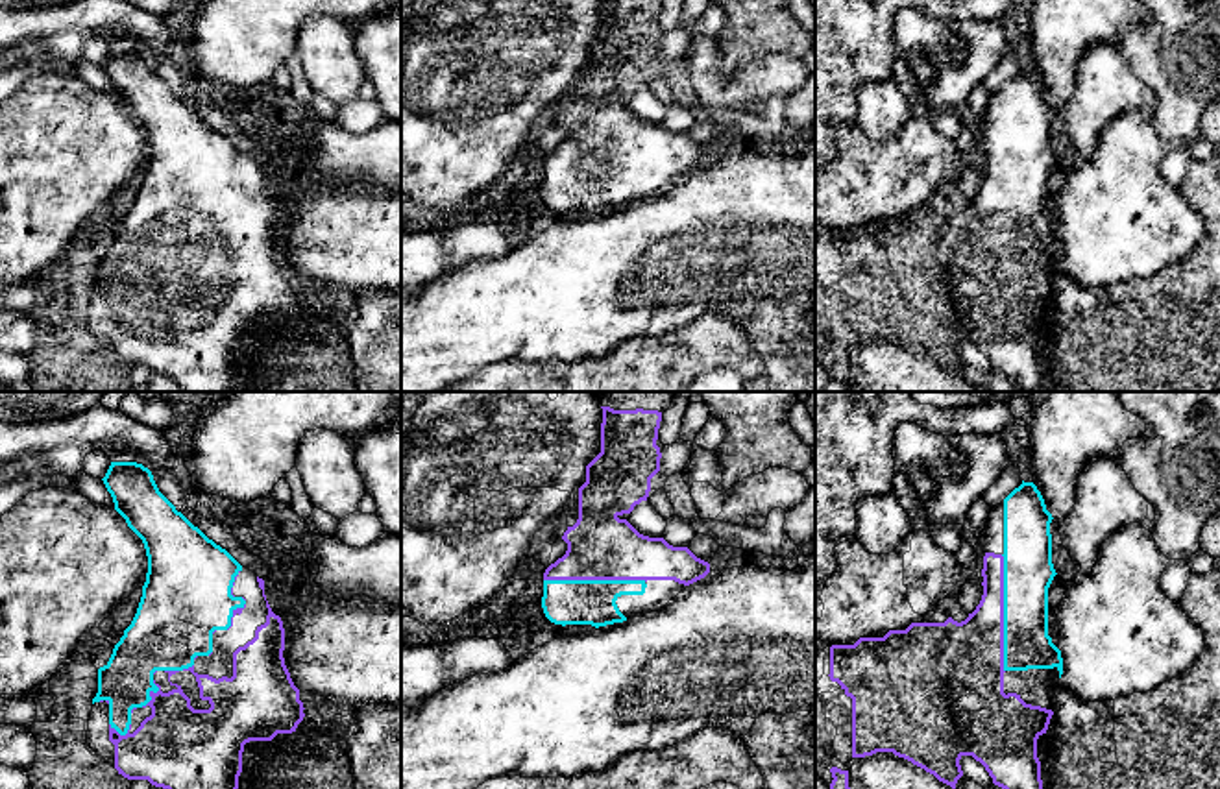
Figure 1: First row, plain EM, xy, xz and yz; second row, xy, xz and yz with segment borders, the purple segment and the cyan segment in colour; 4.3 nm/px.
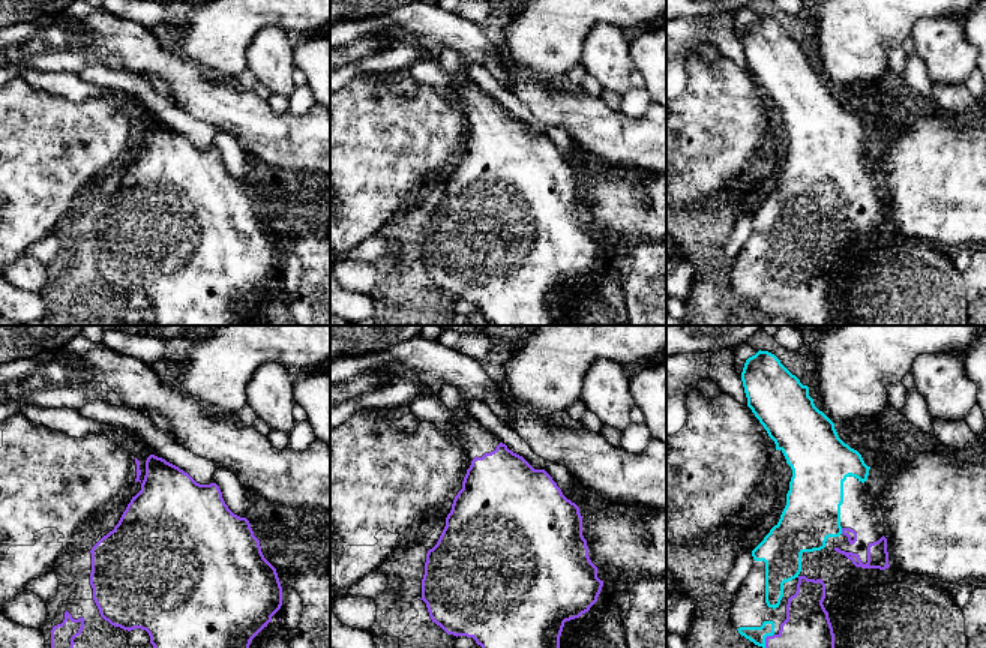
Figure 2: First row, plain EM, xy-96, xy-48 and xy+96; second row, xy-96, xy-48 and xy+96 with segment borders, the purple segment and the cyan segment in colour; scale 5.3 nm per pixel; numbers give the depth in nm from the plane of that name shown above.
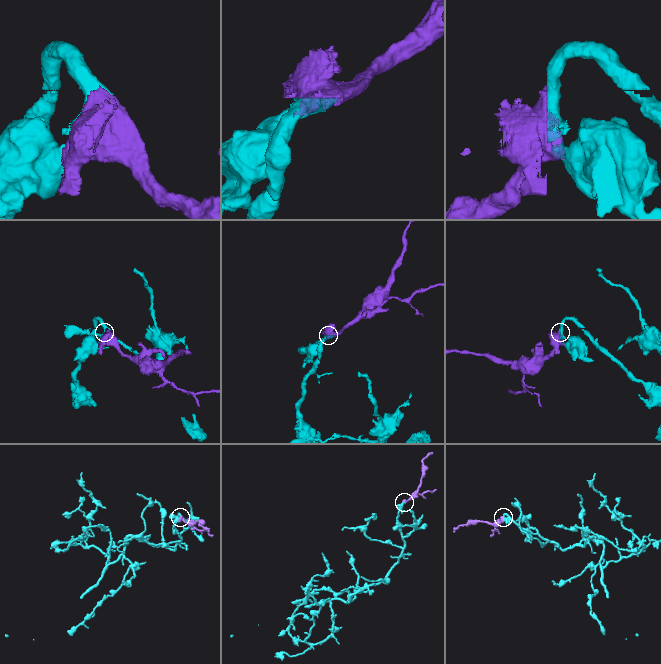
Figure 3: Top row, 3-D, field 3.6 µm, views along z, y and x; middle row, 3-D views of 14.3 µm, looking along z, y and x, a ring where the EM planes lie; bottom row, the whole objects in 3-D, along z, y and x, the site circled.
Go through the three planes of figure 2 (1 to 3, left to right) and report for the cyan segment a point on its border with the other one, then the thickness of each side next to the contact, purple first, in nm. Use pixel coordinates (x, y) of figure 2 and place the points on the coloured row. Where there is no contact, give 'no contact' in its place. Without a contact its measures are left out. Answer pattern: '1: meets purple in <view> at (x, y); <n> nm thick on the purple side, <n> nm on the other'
1: no contact
2: no contact
3: meets purple in xy+96 at (842, 531); 60 nm thick on the purple side, 300 nm on the other

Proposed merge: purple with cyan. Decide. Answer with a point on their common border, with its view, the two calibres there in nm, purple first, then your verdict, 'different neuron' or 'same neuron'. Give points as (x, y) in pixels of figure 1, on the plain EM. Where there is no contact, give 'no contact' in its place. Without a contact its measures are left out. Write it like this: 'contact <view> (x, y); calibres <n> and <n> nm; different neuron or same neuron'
contact yz (1002, 200); calibres 320 and 220 nm; same neuron

